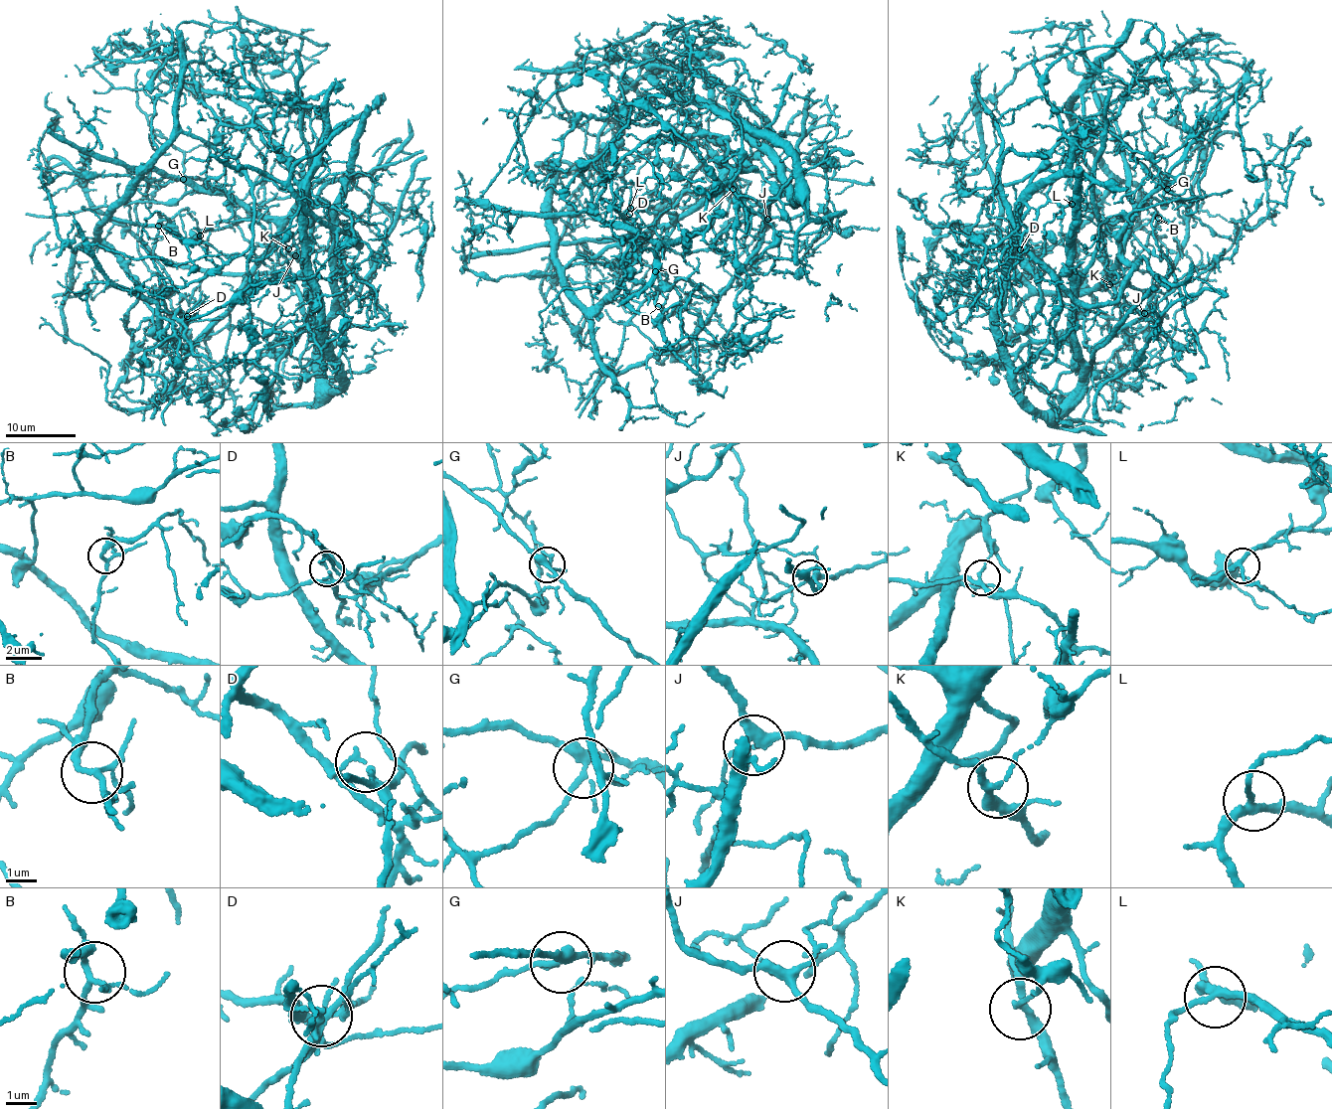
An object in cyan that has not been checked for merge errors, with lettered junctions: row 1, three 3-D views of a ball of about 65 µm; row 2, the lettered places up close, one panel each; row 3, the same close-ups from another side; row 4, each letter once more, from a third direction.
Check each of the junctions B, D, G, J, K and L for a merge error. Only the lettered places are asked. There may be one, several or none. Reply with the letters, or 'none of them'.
D, G

